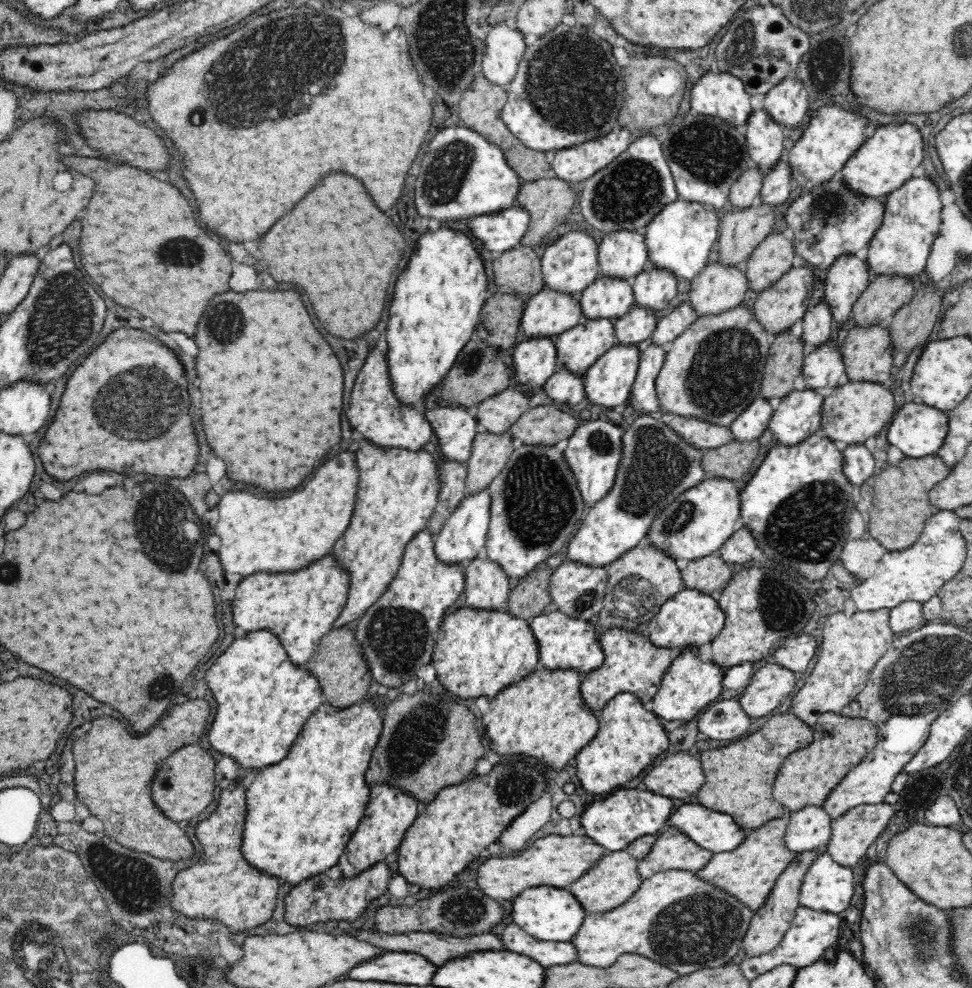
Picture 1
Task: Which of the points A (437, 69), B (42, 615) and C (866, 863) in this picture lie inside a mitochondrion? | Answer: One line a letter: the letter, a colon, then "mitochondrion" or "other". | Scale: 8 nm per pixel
A: other
B: other
C: other

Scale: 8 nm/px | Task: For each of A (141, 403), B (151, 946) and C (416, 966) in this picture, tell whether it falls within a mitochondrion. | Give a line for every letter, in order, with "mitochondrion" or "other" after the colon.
A: mitochondrion
B: other
C: other

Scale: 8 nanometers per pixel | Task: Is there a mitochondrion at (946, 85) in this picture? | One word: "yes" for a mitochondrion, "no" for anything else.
no

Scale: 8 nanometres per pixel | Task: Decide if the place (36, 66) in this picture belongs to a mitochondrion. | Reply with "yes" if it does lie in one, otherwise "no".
no

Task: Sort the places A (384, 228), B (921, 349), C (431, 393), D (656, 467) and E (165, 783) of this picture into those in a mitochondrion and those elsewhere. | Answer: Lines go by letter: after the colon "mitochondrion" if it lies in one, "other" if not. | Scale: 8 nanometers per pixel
A: other
B: other
C: other
D: mitochondrion
E: other

